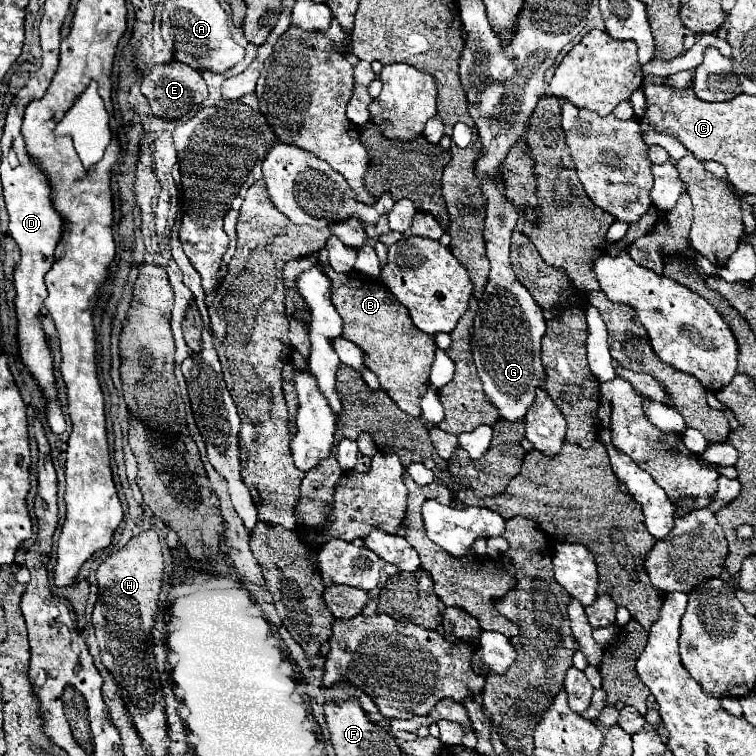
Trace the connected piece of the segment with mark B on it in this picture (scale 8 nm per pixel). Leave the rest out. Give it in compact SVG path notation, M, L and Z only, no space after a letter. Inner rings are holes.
M328 269L328 275L334 285L332 301L344 319L342 337L362 347L366 353L366 367L378 375L380 387L394 403L412 417L420 417L420 399L428 391L430 369L436 357L434 339L412 325L406 307L386 289L382 279L368 277L360 271L336 273Z

